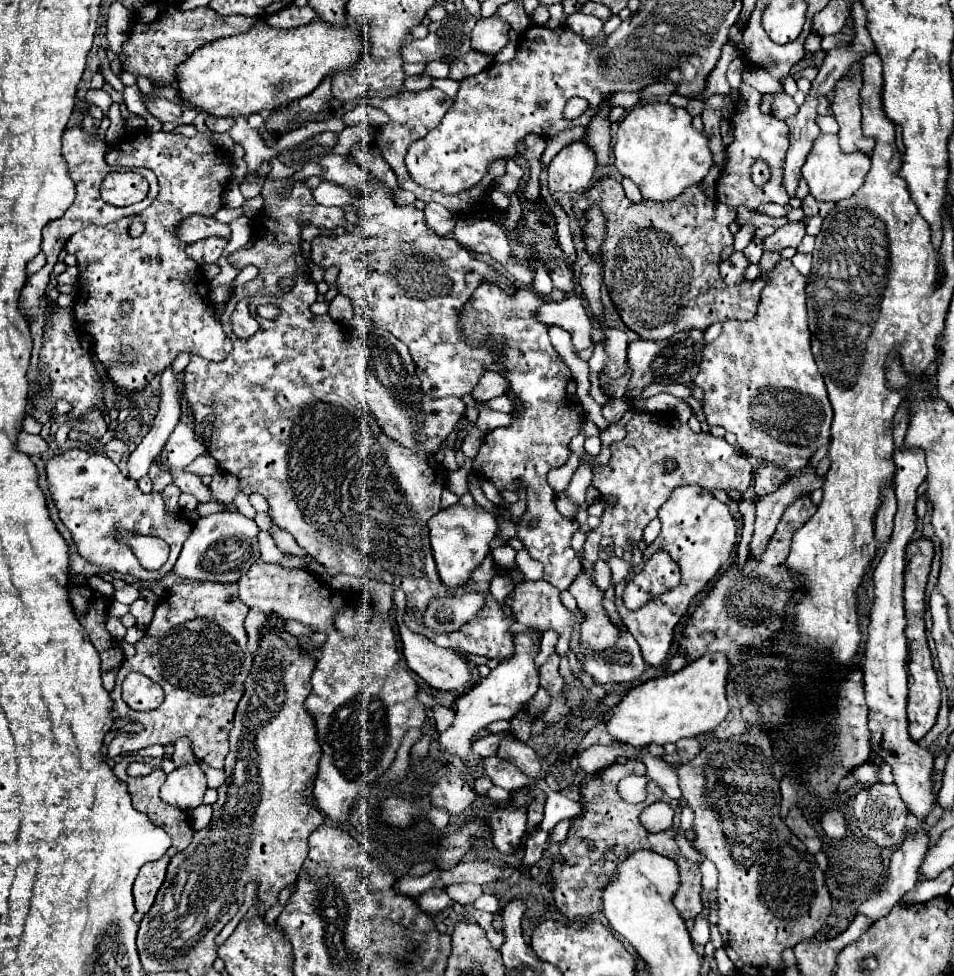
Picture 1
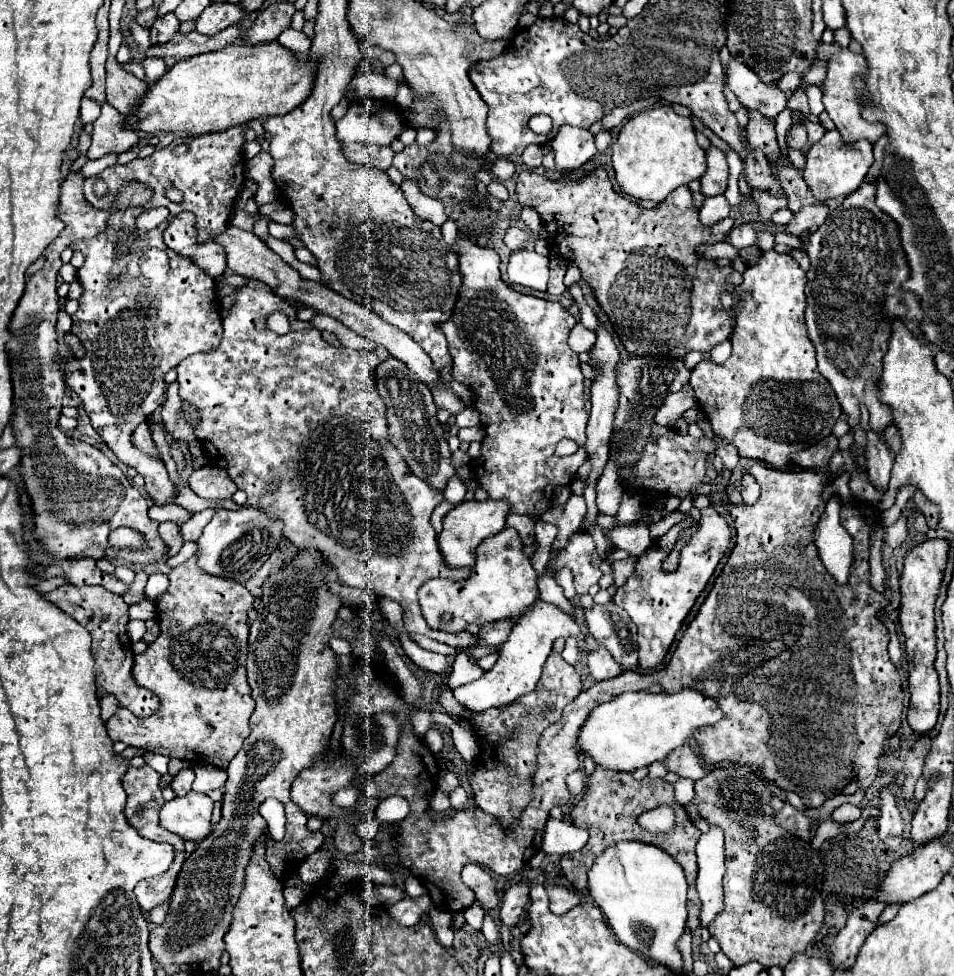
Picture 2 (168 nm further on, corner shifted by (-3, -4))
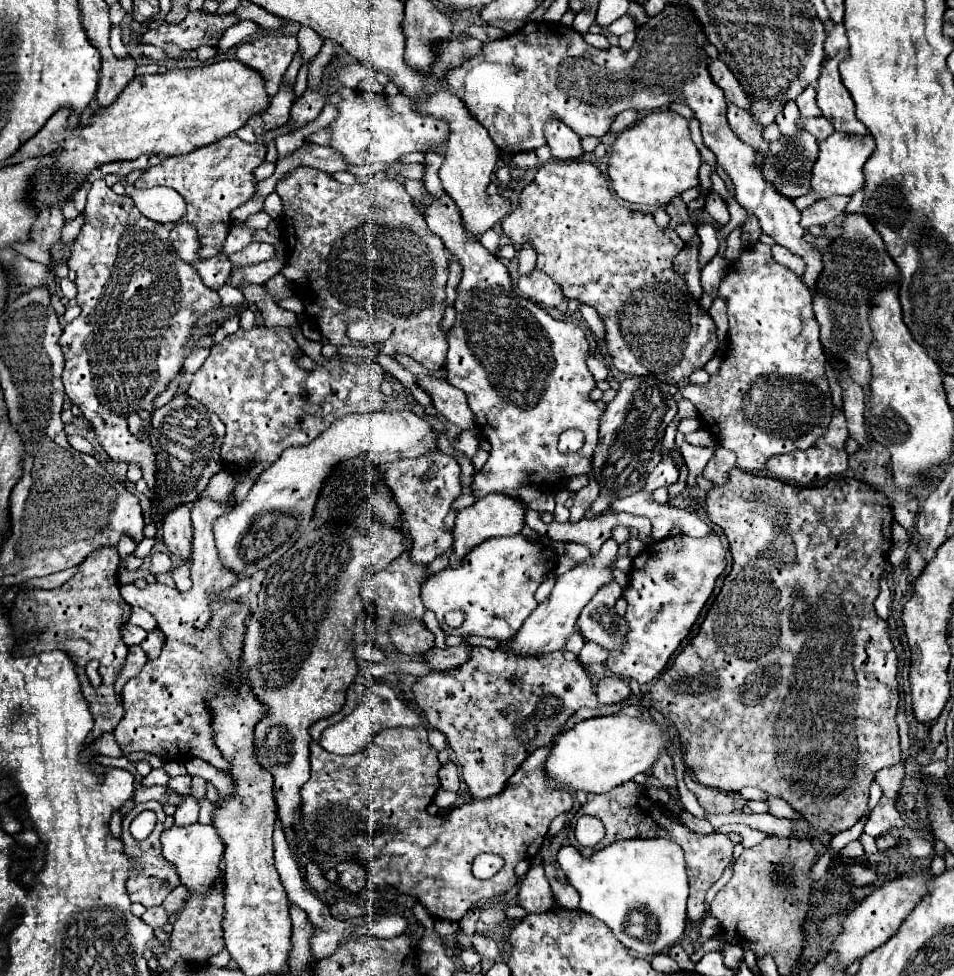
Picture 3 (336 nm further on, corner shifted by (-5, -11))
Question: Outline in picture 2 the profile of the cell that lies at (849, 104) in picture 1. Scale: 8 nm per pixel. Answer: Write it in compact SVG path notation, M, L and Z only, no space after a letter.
M839 49L831 59L829 59L829 65L827 65L827 77L825 81L821 83L821 89L823 89L823 105L825 105L825 111L829 113L831 121L835 123L837 131L841 133L841 137L845 139L845 143L855 143L857 139L865 137L869 139L871 143L875 143L879 137L885 135L885 125L881 123L869 123L865 119L861 119L861 105L859 105L859 97L857 97L857 91L853 87L853 79L857 75L863 75L867 71L867 63L865 63L865 57L859 55L859 53L853 53L849 49Z

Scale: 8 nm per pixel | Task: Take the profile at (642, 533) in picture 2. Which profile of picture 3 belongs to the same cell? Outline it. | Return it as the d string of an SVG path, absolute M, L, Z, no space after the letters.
M609 538L609 540L603 542L597 556L593 556L591 560L583 562L581 566L575 566L573 570L557 576L557 584L551 590L551 596L545 602L541 602L529 614L529 618L519 628L519 634L515 634L515 638L511 638L507 642L501 642L499 648L507 650L511 654L517 654L521 658L543 656L543 654L549 654L549 652L555 652L555 650L565 650L569 636L577 632L577 618L579 618L583 606L593 598L593 594L603 584L607 584L611 580L609 578L609 568L615 564L617 548L619 548L619 544L613 538Z

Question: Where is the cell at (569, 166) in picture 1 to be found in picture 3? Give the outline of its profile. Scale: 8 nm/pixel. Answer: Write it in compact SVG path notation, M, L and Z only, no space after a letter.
M551 120L545 124L545 138L553 158L557 160L573 160L583 156L581 138L559 120Z

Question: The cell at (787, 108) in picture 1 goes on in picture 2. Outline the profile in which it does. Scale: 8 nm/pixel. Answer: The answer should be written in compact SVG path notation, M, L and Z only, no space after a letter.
M731 61L725 69L727 77L727 87L737 95L741 105L745 105L749 111L759 111L765 117L777 117L787 103L785 93L775 85L775 87L765 87L757 75L745 63L741 61Z

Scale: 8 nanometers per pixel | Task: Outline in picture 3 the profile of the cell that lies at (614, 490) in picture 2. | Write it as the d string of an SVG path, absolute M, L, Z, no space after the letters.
M527 508L525 524L533 528L541 538L585 544L587 548L591 548L591 554L597 554L601 550L601 544L611 536L611 530L615 526L627 526L639 530L643 528L643 540L651 534L651 522L647 518L631 516L625 512L601 512L595 518L583 518L579 524L569 524L569 522L545 524L539 512Z

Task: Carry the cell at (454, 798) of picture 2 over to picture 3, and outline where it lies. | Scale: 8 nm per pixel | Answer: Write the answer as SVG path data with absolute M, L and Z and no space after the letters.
M439 790L439 792L435 794L435 798L433 798L433 802L435 802L439 808L443 808L443 810L453 808L455 800L457 800L457 794L453 794L453 792L445 792L445 790Z

